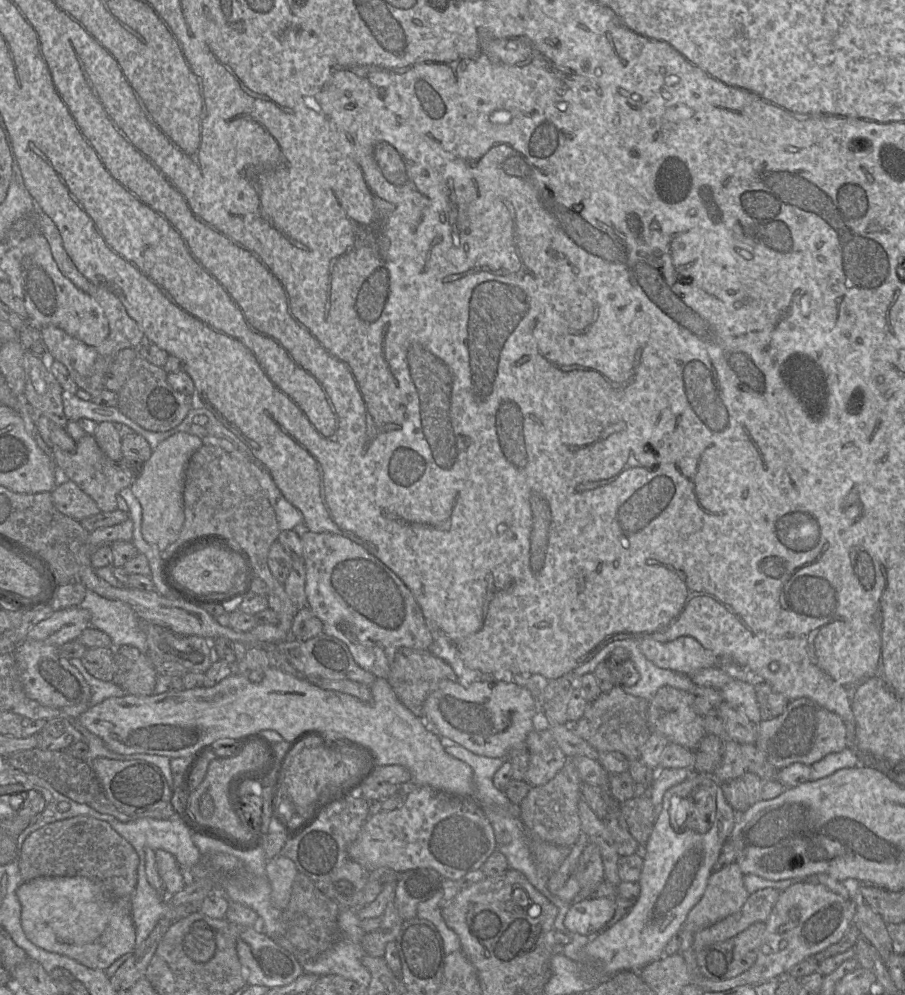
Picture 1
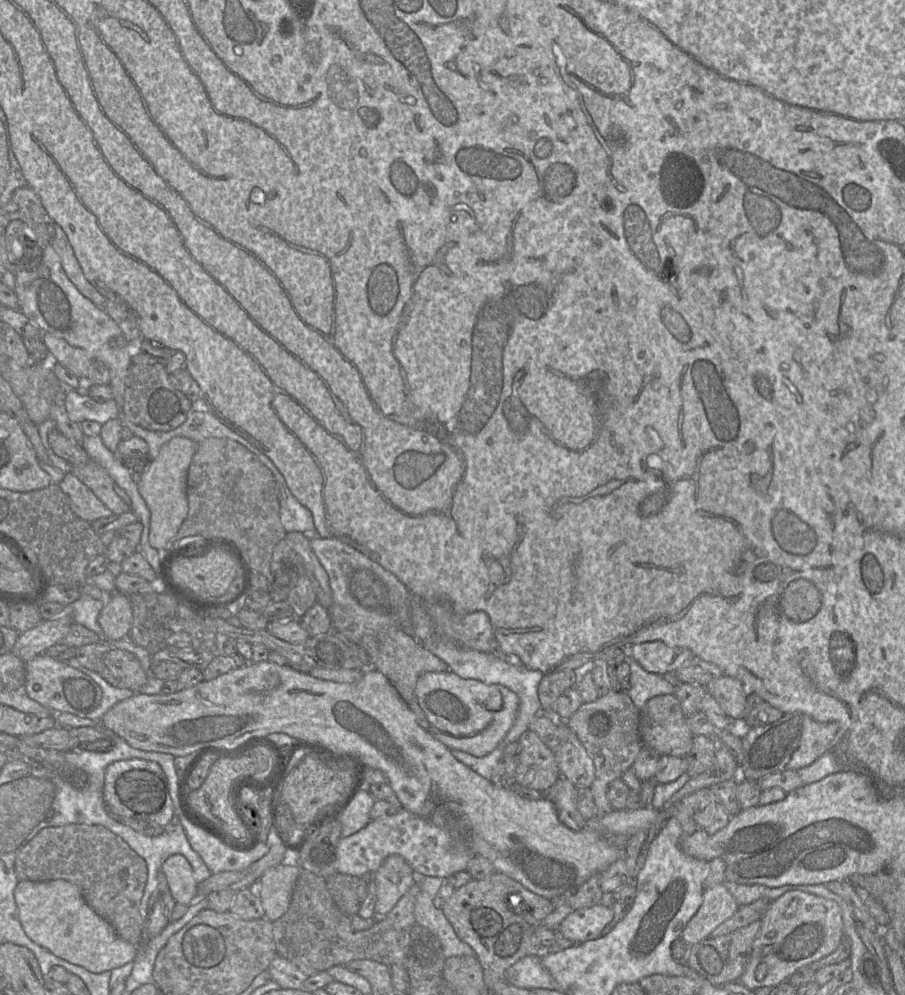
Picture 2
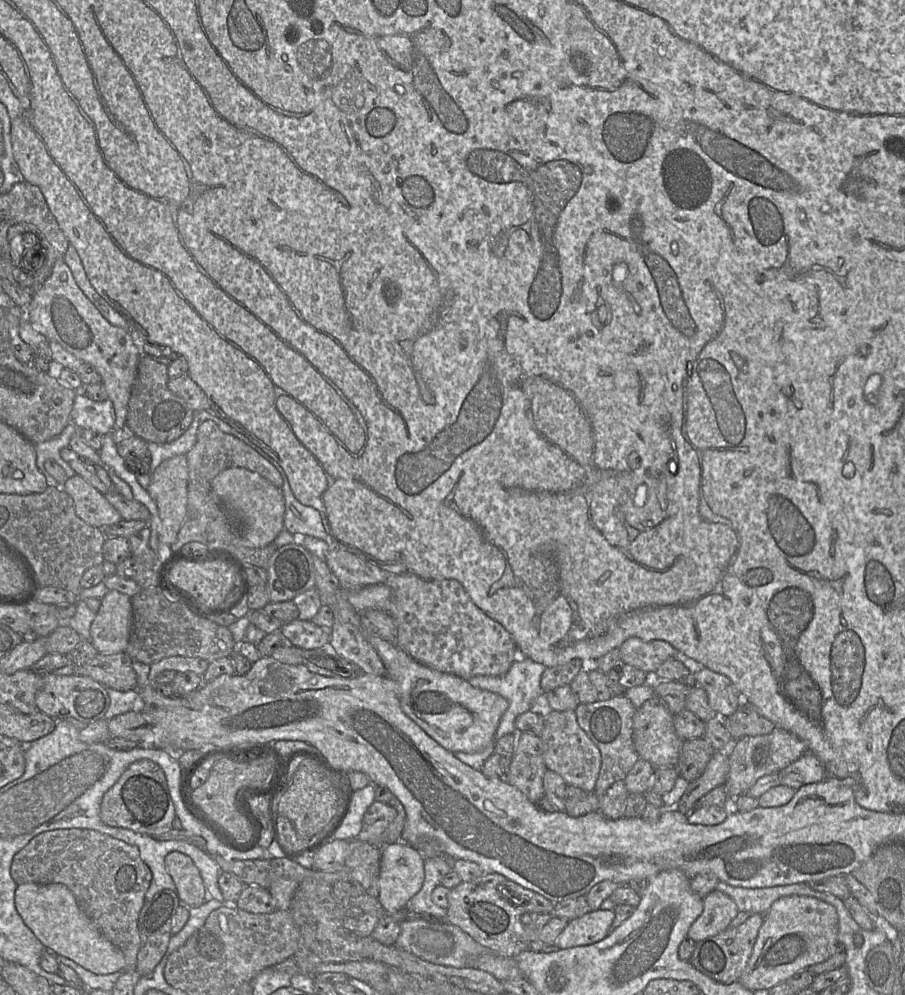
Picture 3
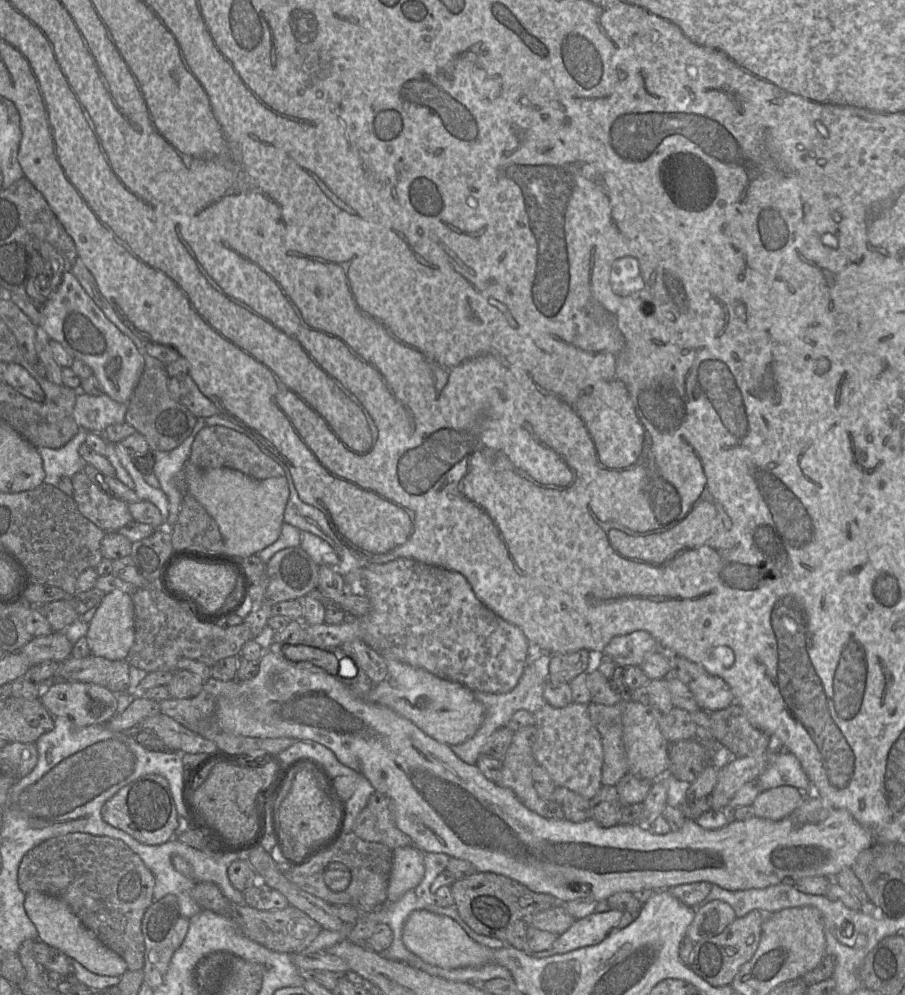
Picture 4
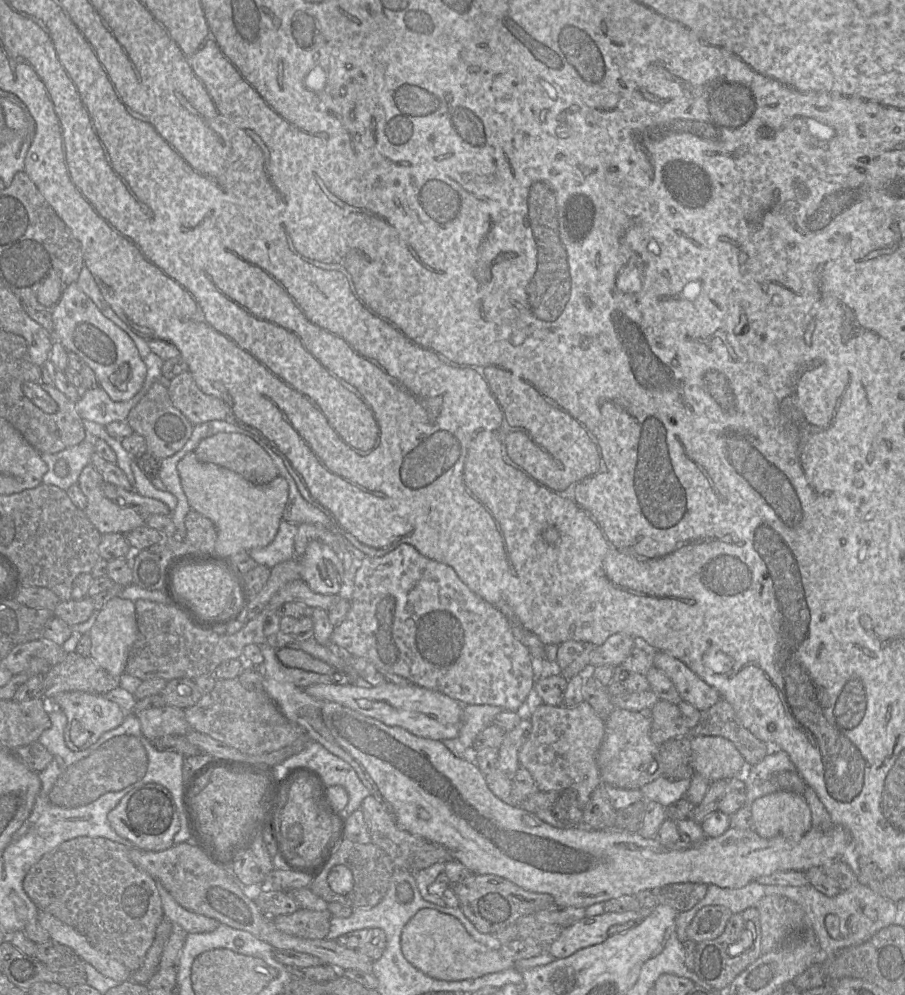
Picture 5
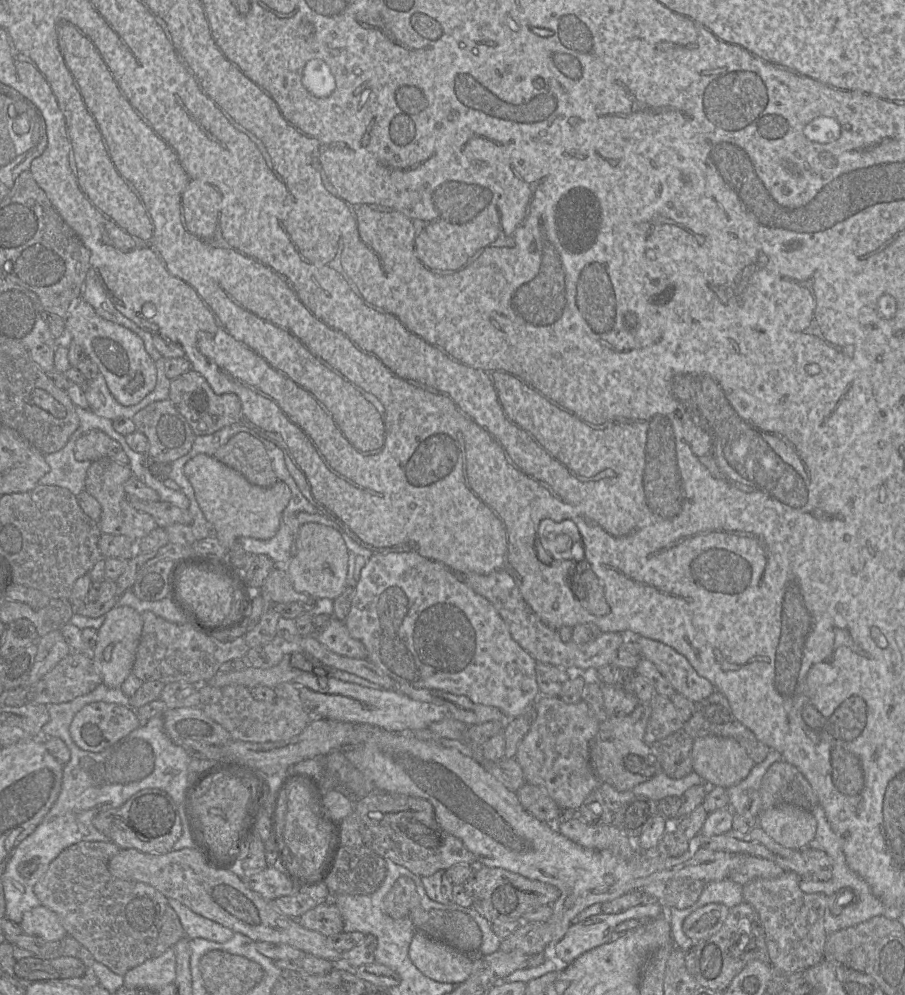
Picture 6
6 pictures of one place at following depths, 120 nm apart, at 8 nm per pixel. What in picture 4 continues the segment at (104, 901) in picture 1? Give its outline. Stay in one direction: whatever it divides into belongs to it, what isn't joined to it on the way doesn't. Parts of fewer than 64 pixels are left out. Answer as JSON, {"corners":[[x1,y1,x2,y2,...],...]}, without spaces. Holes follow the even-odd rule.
{"corners":[[32,891,26,894,24,908,36,927,38,940,60,950,90,972,100,976,121,977,127,971,126,962,116,952,106,947,91,930,86,928,62,899]]}

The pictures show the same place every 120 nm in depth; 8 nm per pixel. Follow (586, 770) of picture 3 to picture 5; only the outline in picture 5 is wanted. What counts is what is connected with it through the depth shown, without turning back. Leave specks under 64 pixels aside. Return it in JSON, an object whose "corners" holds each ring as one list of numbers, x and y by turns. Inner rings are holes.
{"corners":[[583,701,575,707,540,705,530,718,532,731,519,752,520,766,532,775,539,791,558,792,577,791,577,806,584,809,593,791,602,784,597,755,604,739,605,725,591,705]]}

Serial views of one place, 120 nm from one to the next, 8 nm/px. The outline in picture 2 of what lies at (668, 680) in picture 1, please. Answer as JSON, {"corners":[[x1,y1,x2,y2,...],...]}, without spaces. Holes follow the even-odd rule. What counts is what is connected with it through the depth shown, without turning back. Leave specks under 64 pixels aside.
{"corners":[[628,658,631,669,631,687,627,691,636,707,642,712,653,697,674,692,679,682,673,672,665,675,646,671,635,659]]}

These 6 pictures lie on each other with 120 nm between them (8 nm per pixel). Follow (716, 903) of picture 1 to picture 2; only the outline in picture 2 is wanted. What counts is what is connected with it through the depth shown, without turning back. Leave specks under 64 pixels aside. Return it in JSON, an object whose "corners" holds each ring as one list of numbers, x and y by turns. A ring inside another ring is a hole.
{"corners":[[723,883,705,889,703,902,683,929,681,939,689,945,702,941,719,925,731,918,739,907]]}

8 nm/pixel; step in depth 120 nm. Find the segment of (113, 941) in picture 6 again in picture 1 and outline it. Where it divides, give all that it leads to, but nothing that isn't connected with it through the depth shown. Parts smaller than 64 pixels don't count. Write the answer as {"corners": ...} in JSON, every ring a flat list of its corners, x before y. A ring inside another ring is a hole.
{"corners":[[91,816,55,821,32,832,19,859,23,881,38,877,84,876,101,884,115,897,130,899,138,879,139,857,133,846,107,822]]}

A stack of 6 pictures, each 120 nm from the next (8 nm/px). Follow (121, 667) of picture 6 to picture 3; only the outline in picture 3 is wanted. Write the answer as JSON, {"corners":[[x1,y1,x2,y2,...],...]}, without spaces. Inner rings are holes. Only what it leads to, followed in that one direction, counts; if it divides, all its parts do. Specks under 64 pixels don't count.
{"corners":[[109,590,90,628,90,641,98,653,125,652,133,625,131,598,117,590]]}

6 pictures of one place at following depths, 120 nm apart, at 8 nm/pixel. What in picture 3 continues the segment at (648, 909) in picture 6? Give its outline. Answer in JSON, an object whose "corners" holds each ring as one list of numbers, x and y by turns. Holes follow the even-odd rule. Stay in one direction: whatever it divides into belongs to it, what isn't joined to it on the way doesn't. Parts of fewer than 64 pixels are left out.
{"corners":[[598,909,568,922,558,936,558,949,587,946,606,938,615,919,614,910]]}

